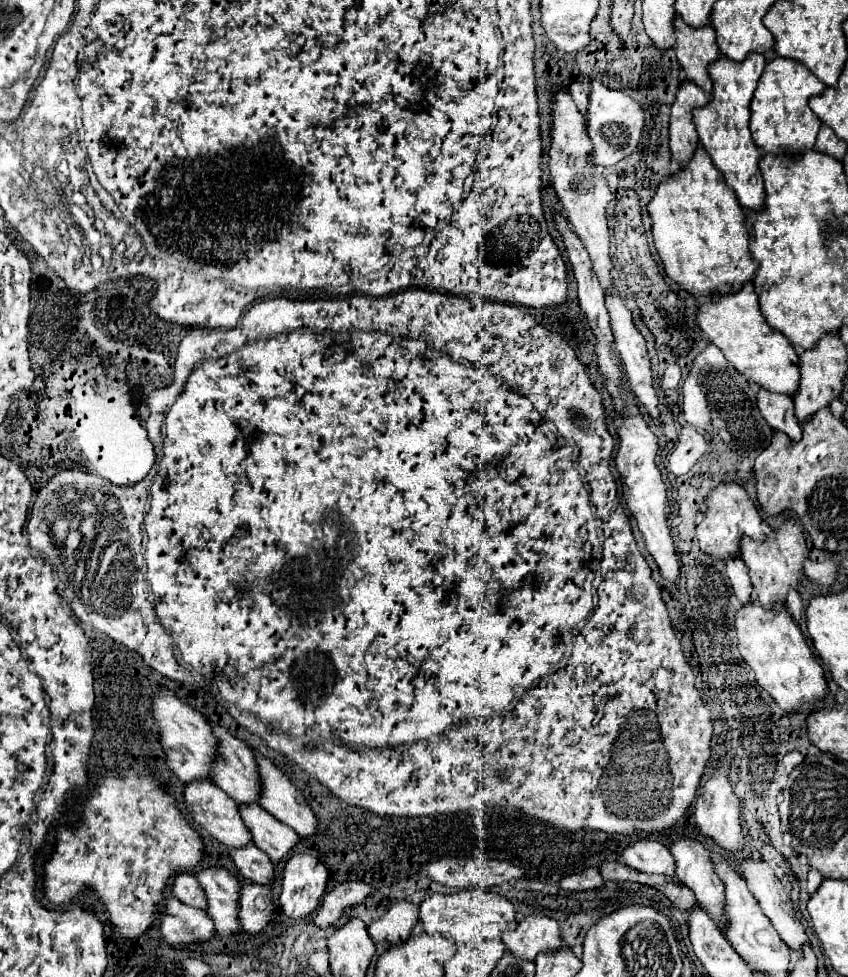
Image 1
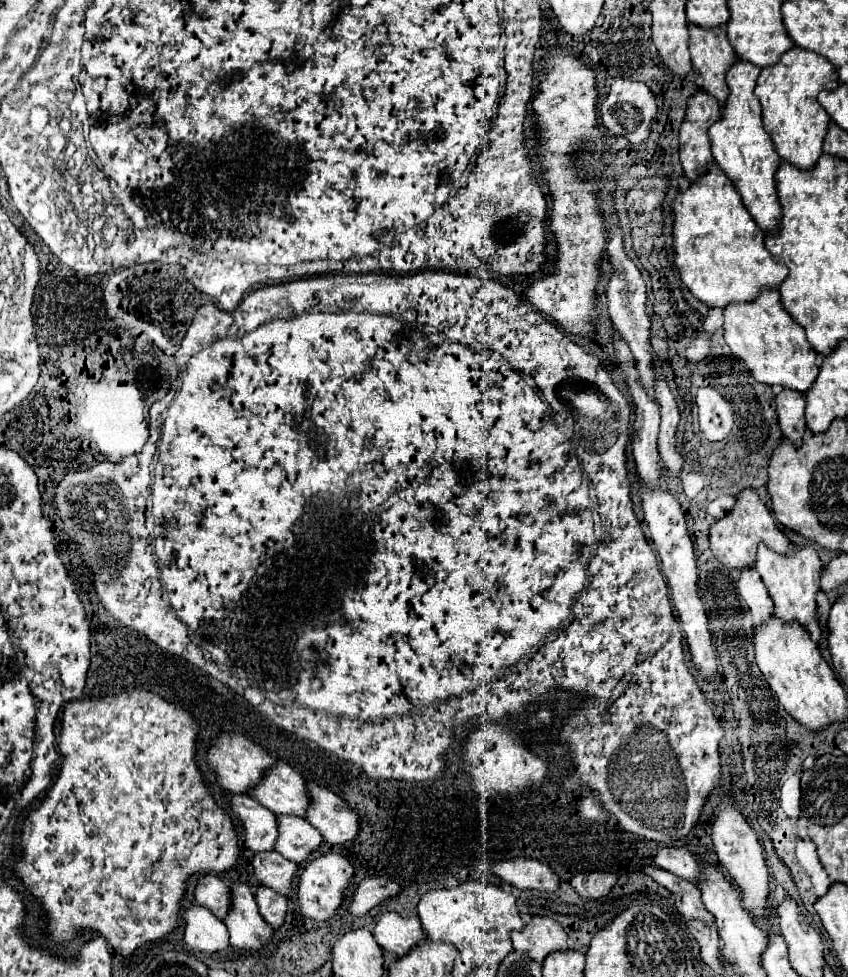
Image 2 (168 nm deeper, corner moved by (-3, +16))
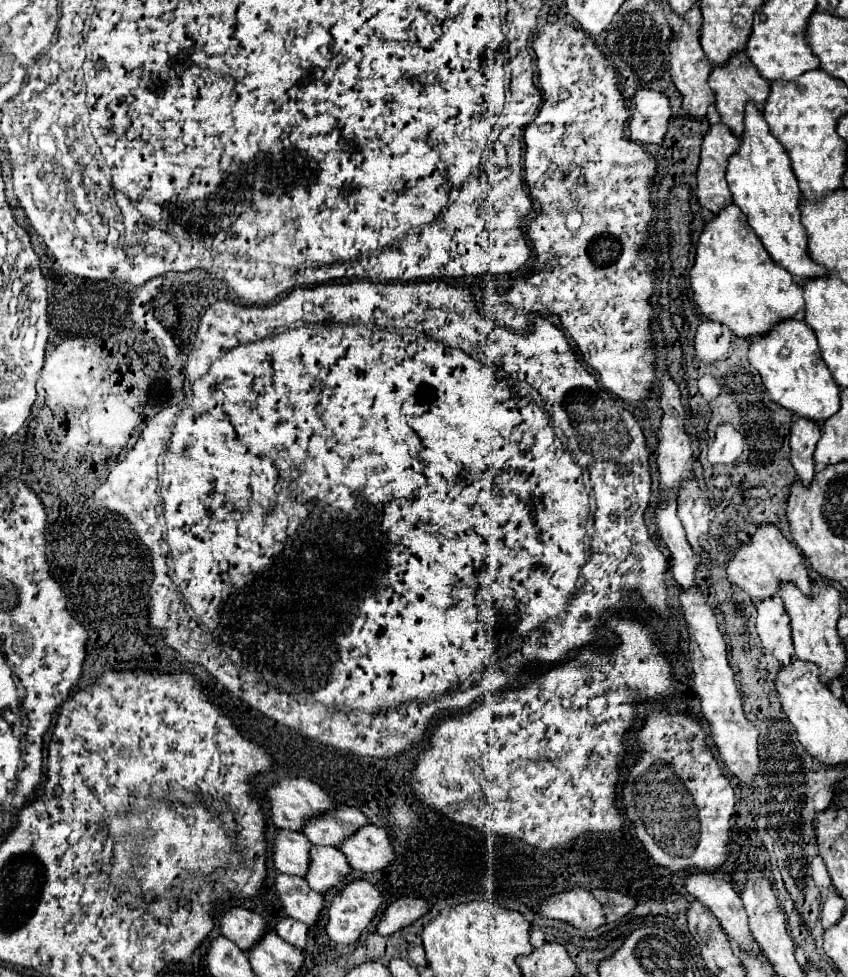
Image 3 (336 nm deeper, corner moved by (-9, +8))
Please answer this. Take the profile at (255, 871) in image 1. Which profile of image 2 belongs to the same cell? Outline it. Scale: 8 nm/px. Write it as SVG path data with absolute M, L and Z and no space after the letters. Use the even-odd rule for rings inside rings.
M258 852L252 860L254 876L262 886L272 888L274 892L288 896L292 888L292 880L298 872L298 866L286 860L278 852Z

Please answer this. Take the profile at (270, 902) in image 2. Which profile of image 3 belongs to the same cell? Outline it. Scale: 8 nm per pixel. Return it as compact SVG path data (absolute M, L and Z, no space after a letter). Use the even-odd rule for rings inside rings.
M282 916L282 918L278 918L278 924L276 924L274 930L276 930L276 934L278 934L282 940L294 944L296 948L304 948L304 946L306 946L308 926L306 926L304 922L294 920L294 918L290 918L290 916Z

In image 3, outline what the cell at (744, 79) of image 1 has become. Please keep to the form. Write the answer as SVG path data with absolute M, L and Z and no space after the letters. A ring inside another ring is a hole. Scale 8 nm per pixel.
M748 100L744 116L744 132L740 136L740 146L728 160L726 180L732 192L734 204L746 214L748 224L754 228L764 248L776 264L786 268L798 278L816 278L824 274L824 268L814 264L806 256L806 232L800 224L798 200L800 188L790 166L790 158L784 146L770 134L764 114L758 106Z

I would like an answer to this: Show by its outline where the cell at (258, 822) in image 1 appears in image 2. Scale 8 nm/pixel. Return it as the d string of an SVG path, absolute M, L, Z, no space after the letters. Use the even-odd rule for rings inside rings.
M278 816L278 844L276 850L296 862L304 864L322 846L322 834L306 820L296 820L296 816Z

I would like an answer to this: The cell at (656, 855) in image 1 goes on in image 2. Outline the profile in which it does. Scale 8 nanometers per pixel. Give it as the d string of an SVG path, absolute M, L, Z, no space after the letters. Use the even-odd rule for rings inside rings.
M660 848L654 856L654 864L690 882L698 882L704 878L698 858L688 848Z

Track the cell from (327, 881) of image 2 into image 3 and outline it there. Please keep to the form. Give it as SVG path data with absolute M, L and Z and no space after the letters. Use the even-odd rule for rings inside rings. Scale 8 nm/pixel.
M348 880L328 906L326 932L330 940L352 944L380 908L380 892L366 880Z

